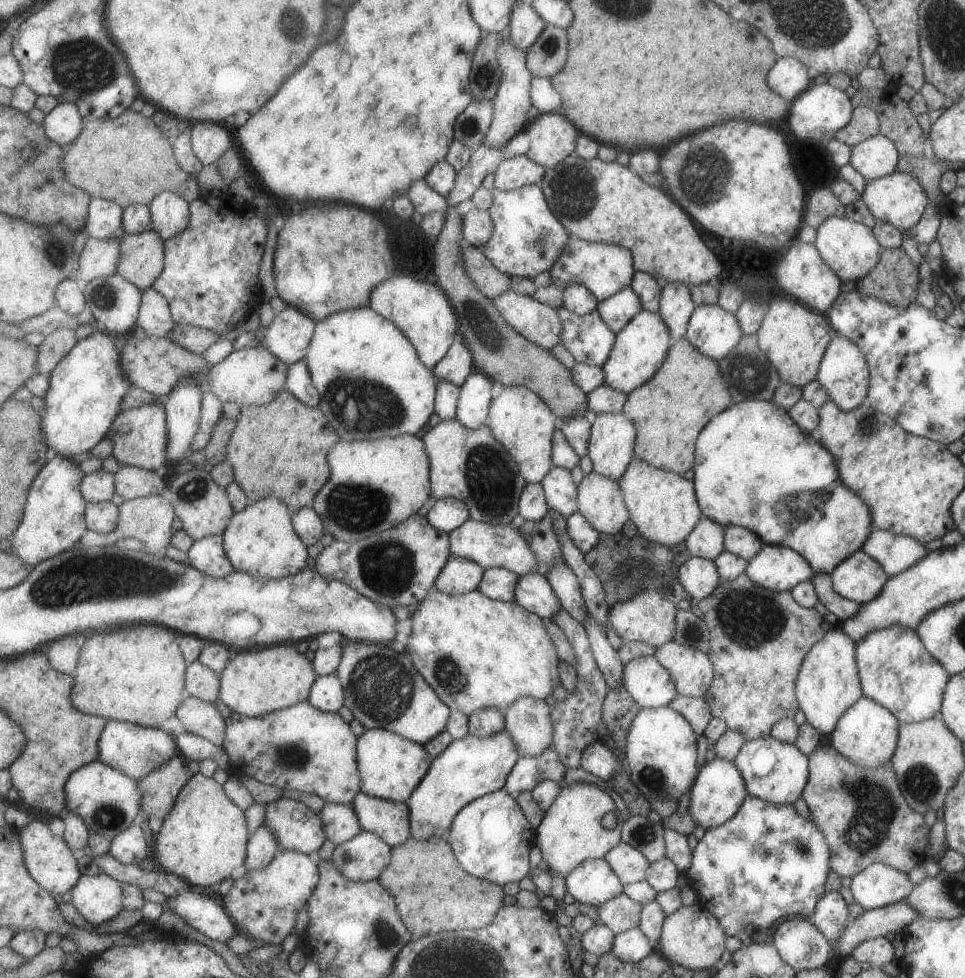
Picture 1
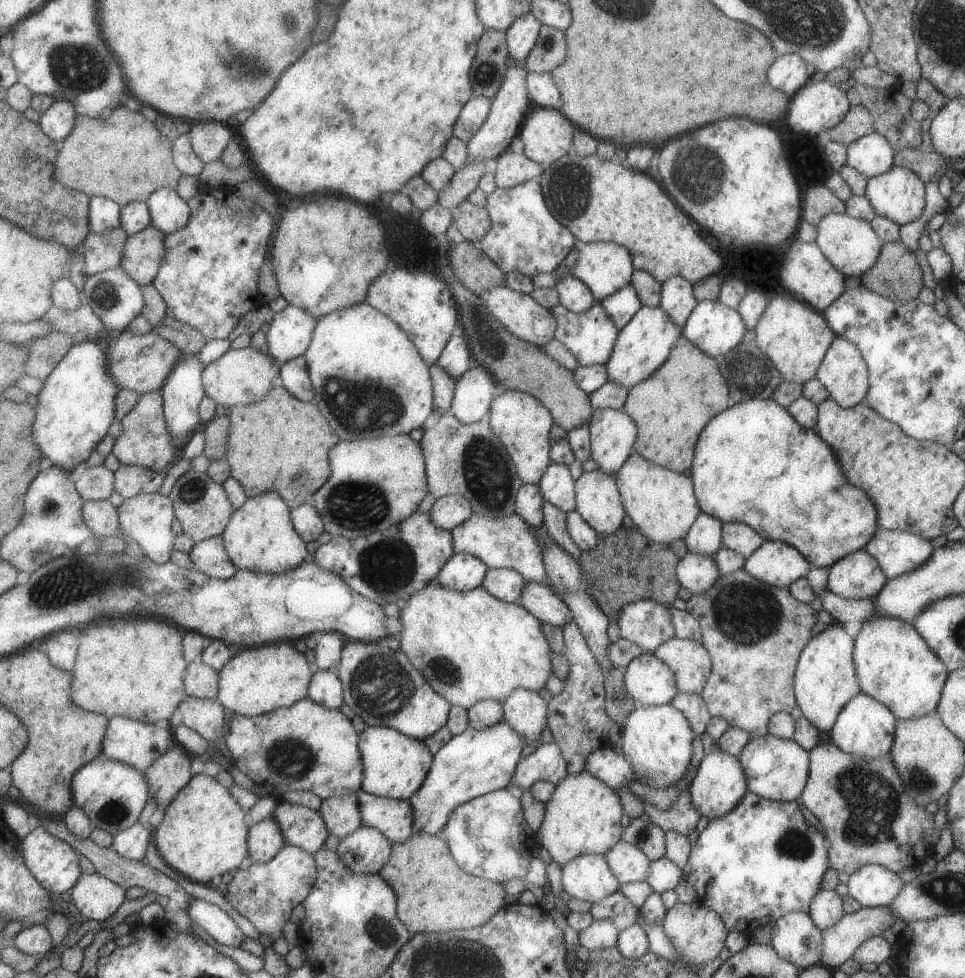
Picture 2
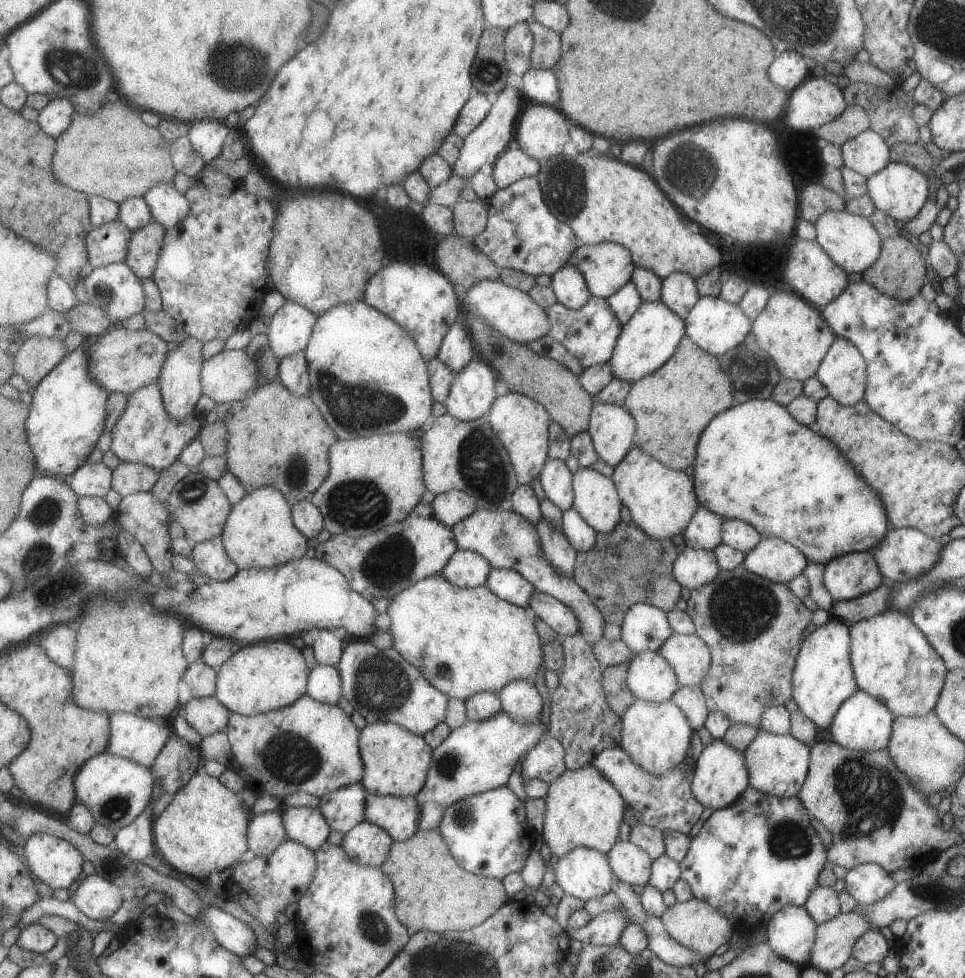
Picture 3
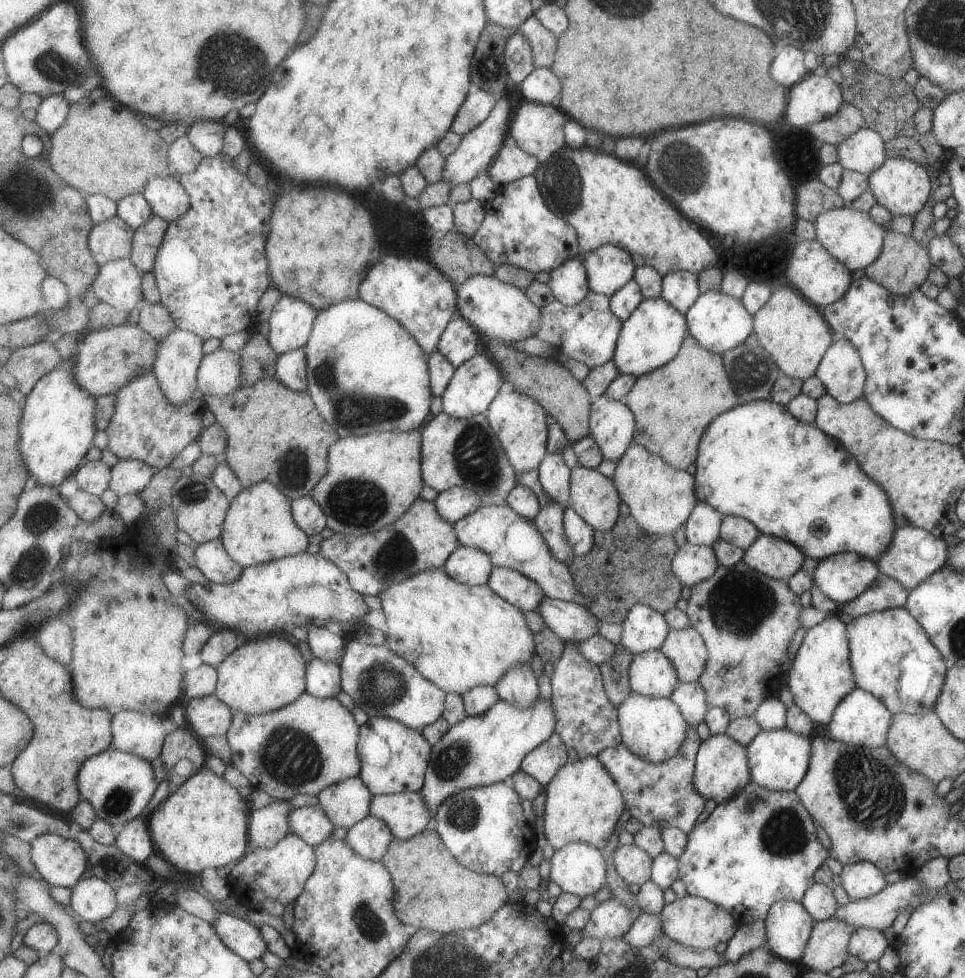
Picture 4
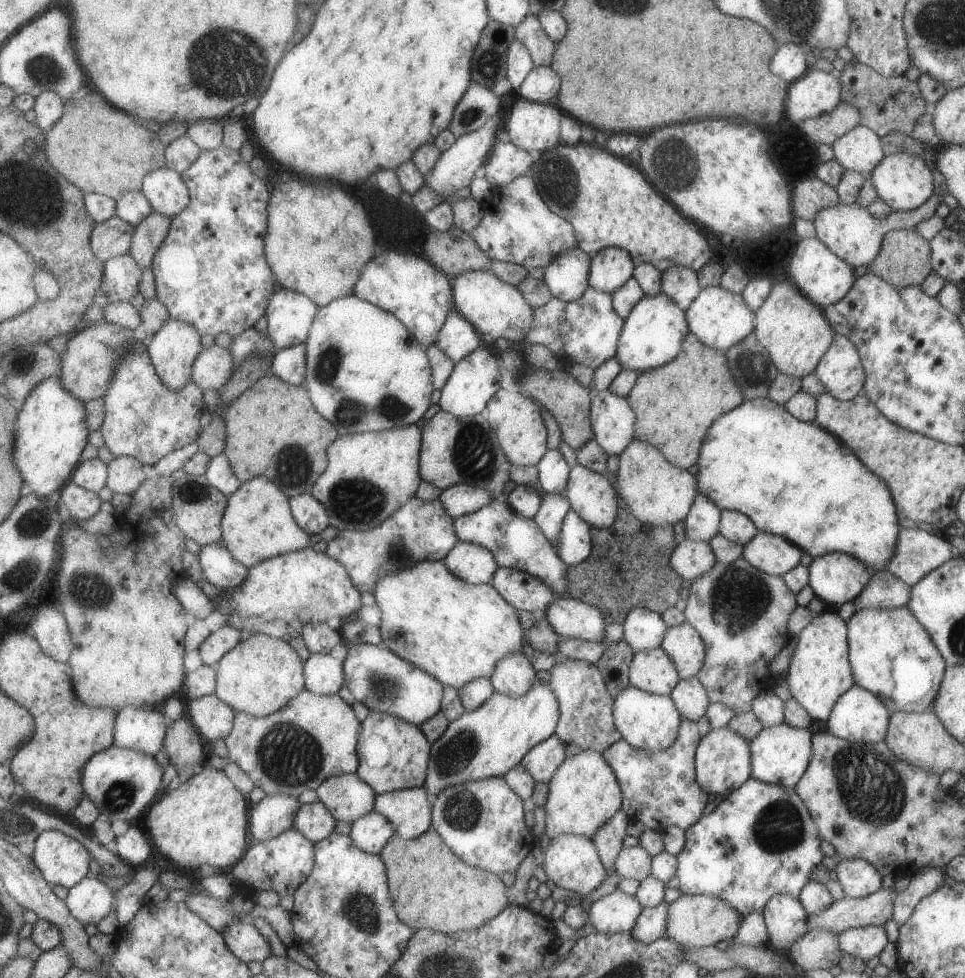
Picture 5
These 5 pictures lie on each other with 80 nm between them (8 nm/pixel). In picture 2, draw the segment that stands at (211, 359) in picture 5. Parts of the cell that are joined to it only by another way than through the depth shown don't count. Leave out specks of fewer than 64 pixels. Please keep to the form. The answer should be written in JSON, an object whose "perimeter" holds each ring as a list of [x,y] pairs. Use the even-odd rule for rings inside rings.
{"perimeter":[[[258,348],[229,350],[204,370],[204,385],[207,394],[223,406],[250,405],[263,400],[276,385],[280,384],[283,364],[270,353]]]}

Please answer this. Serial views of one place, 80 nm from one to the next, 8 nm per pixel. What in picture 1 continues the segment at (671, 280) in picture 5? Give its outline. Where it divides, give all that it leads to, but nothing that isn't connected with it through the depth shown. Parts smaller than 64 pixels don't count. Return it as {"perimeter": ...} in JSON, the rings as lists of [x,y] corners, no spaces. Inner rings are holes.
{"perimeter":[[[674,282],[660,290],[657,312],[669,331],[671,341],[684,337],[688,318],[694,307],[690,289],[684,284]]]}

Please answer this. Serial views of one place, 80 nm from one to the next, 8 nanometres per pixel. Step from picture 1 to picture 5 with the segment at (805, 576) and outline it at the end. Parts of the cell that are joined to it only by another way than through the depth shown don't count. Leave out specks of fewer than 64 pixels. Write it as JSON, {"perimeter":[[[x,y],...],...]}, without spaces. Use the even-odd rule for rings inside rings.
{"perimeter":[[[758,531],[742,548],[742,558],[750,566],[779,577],[799,565],[802,553],[783,538],[762,531]]]}

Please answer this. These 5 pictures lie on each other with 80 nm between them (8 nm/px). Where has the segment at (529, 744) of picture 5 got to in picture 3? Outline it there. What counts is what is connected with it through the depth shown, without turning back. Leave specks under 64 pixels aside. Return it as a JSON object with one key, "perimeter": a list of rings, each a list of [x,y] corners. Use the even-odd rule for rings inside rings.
{"perimeter":[[[501,710],[483,722],[467,721],[467,724],[452,731],[451,736],[438,749],[433,750],[433,762],[424,789],[415,797],[422,810],[420,829],[439,831],[446,810],[451,804],[469,795],[507,785],[507,778],[513,774],[519,756],[541,739],[544,730],[538,719],[525,725],[517,723]]]}

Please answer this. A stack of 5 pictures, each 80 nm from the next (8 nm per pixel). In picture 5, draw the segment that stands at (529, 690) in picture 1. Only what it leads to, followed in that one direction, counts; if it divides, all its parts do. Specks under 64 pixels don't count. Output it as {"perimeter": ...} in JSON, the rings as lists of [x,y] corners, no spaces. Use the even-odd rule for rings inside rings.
{"perimeter":[[[423,560],[415,566],[403,568],[379,580],[372,593],[383,612],[383,624],[380,630],[384,645],[404,660],[415,664],[421,670],[427,670],[444,686],[463,688],[473,678],[487,678],[493,674],[497,662],[505,654],[522,652],[525,631],[517,620],[516,608],[510,606],[491,584],[472,586],[458,578],[444,561]]]}

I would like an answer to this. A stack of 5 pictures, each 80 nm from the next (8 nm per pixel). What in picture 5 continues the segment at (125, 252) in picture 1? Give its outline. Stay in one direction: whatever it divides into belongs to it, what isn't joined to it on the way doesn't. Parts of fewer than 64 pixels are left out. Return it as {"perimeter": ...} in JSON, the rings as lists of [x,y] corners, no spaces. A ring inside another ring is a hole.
{"perimeter":[[[156,211],[136,227],[130,254],[133,254],[133,258],[142,268],[153,267],[157,252],[164,245],[171,230],[172,218]]]}

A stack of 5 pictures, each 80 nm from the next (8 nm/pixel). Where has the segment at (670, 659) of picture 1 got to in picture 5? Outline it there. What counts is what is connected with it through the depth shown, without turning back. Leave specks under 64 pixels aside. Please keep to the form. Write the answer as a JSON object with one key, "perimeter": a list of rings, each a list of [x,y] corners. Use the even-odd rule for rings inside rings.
{"perimeter":[[[686,621],[666,628],[660,648],[671,658],[680,680],[696,676],[704,662],[705,646]]]}

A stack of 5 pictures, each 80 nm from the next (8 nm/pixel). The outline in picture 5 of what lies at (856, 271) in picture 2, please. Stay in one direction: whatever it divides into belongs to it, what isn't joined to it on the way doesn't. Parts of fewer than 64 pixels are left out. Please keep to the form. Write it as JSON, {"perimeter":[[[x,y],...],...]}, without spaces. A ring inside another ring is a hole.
{"perimeter":[[[933,194],[925,200],[922,206],[909,211],[892,211],[886,218],[874,218],[865,207],[857,203],[833,204],[826,208],[821,208],[814,219],[815,237],[835,256],[847,262],[851,267],[868,266],[881,247],[883,236],[890,231],[908,230],[914,228],[921,220],[933,216],[934,211],[942,202],[942,196]]]}

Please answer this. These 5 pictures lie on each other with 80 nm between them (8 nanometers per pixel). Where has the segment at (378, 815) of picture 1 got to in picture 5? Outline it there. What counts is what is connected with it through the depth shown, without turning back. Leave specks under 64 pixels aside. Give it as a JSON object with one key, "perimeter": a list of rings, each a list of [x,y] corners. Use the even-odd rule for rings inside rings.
{"perimeter":[[[425,786],[397,790],[378,795],[376,811],[385,814],[393,822],[396,834],[410,840],[432,829],[433,801]]]}

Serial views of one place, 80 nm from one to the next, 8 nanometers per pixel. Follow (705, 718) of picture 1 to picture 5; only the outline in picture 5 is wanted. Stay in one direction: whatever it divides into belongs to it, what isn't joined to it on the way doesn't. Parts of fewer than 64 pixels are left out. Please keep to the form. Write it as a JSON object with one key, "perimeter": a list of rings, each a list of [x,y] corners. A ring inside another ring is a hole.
{"perimeter":[[[696,676],[679,679],[668,696],[681,718],[693,720],[695,723],[705,715],[706,709],[710,706],[705,688]]]}

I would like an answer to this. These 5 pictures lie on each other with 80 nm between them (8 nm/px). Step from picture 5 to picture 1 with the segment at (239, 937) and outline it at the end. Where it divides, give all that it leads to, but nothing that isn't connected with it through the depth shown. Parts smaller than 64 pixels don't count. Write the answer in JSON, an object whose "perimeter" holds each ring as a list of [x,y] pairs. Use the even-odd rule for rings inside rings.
{"perimeter":[[[184,889],[177,896],[167,898],[166,907],[179,915],[191,928],[225,944],[231,937],[236,936],[237,931],[240,931],[228,913],[228,909],[224,906],[222,899],[213,891],[210,891],[209,894],[199,894],[199,892],[189,892],[189,890]]]}

